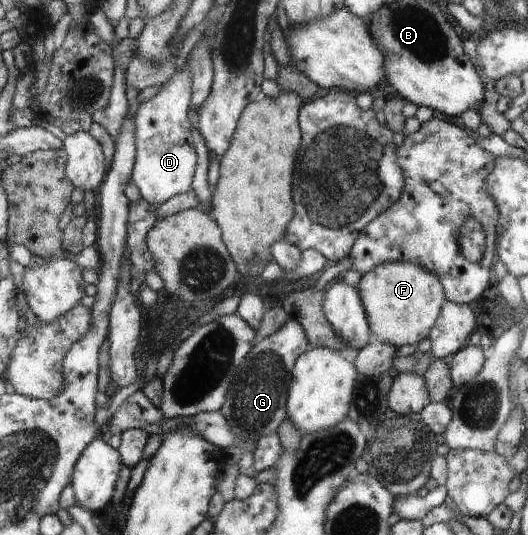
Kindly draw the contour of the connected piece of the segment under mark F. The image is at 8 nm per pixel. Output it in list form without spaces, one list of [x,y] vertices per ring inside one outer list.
[[[408,262],[384,263],[361,275],[357,285],[360,301],[367,311],[373,339],[394,347],[416,345],[431,331],[446,305],[443,282],[435,273]]]

